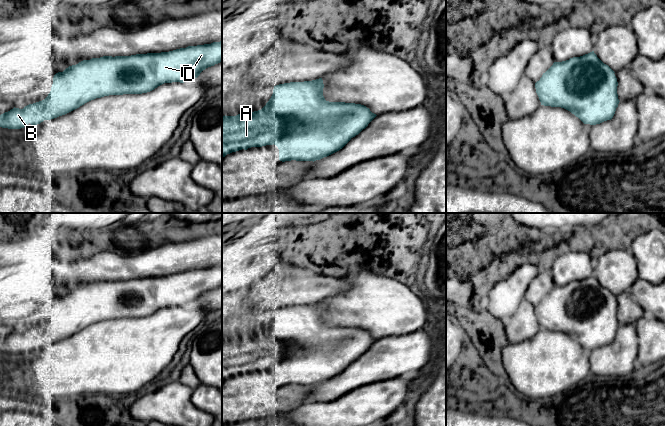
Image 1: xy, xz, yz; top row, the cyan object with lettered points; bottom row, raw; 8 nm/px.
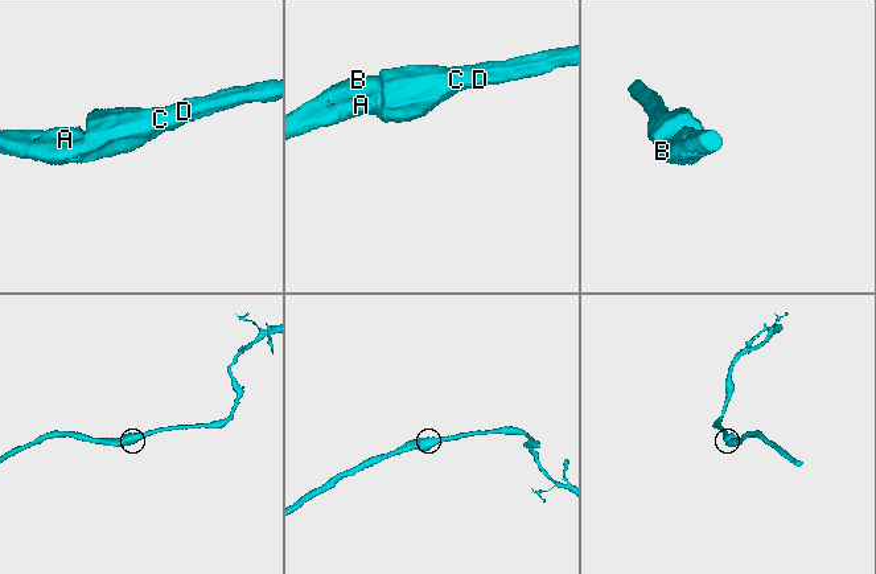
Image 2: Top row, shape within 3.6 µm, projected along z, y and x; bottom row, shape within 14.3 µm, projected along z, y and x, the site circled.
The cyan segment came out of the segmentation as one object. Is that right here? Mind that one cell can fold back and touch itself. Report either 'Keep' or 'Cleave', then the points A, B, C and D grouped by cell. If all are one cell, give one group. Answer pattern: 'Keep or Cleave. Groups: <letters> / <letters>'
Cleave. Groups: A B / C D

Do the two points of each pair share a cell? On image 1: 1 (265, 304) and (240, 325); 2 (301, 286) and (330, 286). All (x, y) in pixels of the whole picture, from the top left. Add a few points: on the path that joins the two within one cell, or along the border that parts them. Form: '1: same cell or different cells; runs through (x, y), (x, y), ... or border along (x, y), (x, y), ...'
1: different cells; border along (253, 308), (258, 312)
2: same cell; runs through (308, 286), (323, 286)

